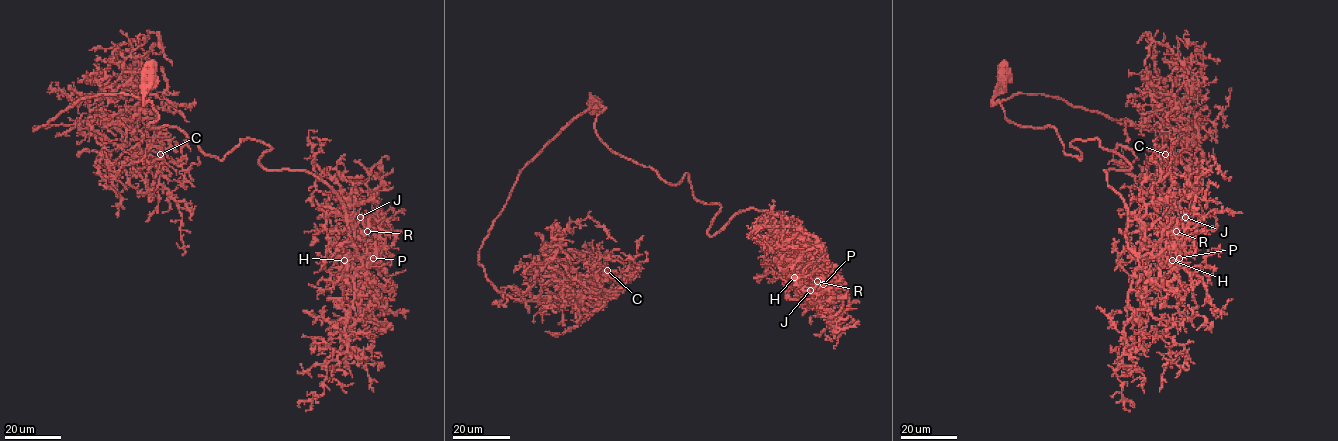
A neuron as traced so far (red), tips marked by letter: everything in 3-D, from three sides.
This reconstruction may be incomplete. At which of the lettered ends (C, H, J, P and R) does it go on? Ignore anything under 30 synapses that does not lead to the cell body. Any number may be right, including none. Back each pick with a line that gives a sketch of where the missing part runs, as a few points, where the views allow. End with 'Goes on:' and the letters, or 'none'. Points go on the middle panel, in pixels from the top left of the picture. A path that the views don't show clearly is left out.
Goes on: none

